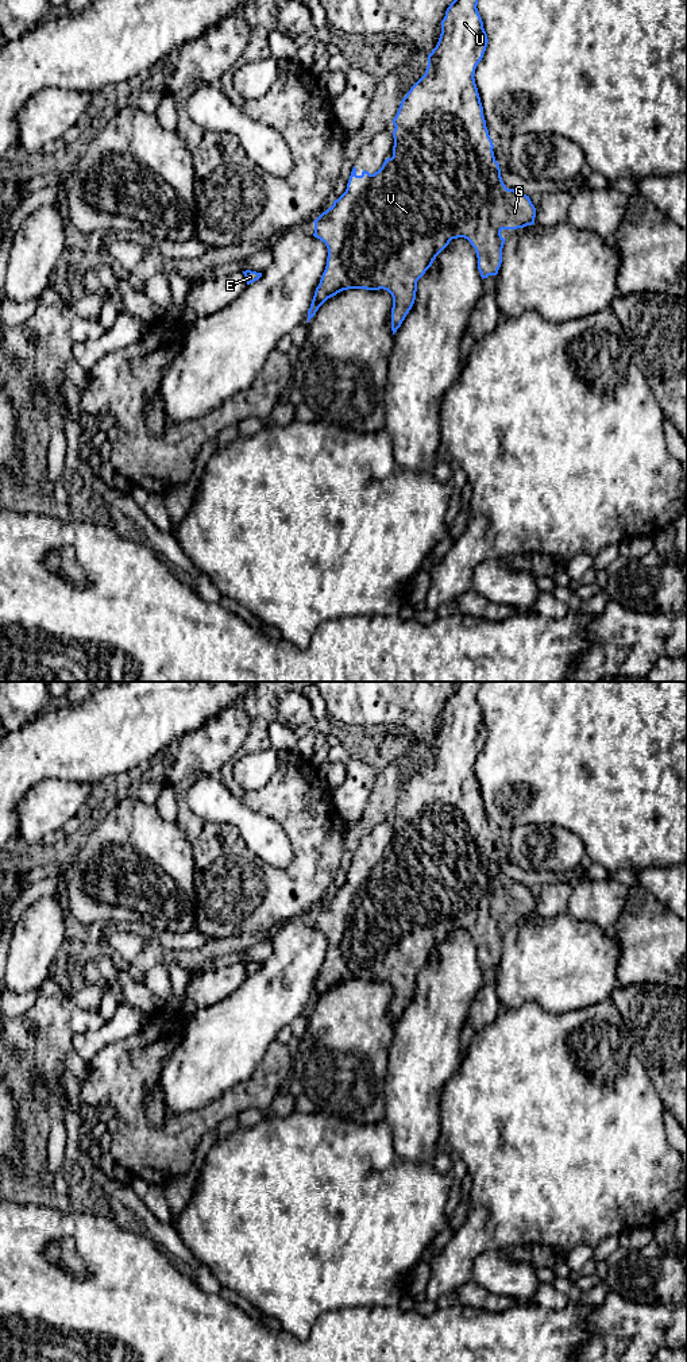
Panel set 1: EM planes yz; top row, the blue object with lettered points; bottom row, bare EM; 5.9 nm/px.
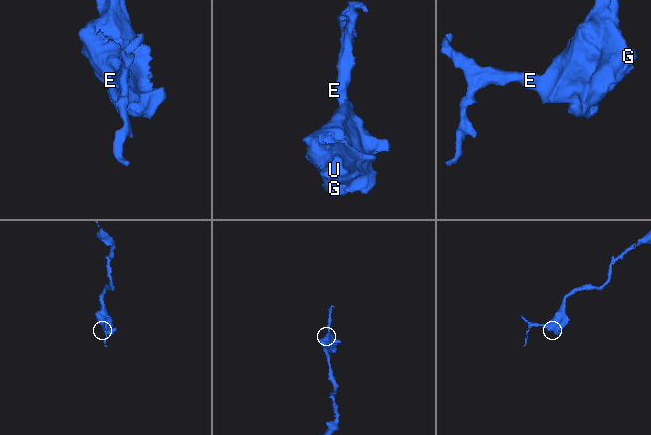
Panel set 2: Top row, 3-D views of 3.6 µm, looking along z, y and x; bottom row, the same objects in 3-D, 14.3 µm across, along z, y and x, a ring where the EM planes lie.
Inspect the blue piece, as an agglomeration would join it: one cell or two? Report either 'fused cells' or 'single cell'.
single cell

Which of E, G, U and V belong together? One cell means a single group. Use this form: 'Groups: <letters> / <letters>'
Groups: E G U V

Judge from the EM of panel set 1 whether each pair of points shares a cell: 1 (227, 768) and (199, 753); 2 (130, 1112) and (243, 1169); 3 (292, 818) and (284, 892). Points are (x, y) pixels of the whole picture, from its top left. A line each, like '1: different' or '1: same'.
1: different
2: different
3: same

